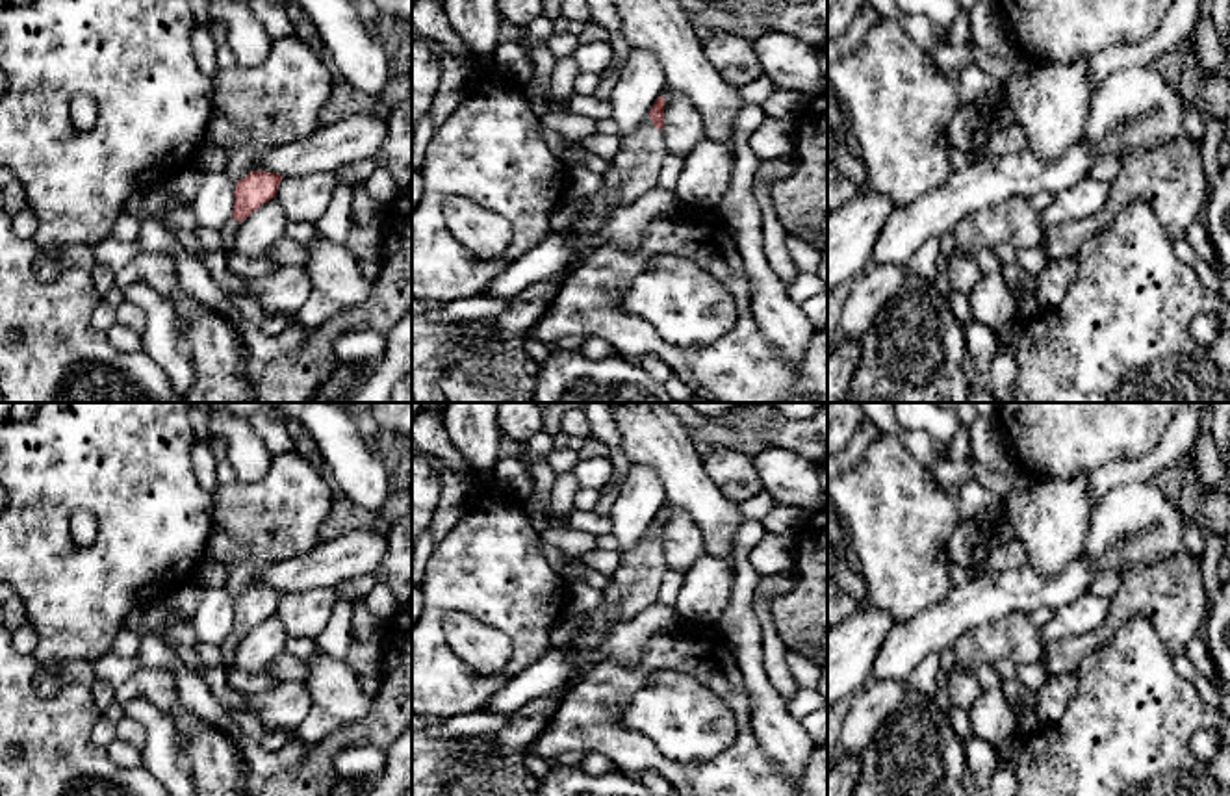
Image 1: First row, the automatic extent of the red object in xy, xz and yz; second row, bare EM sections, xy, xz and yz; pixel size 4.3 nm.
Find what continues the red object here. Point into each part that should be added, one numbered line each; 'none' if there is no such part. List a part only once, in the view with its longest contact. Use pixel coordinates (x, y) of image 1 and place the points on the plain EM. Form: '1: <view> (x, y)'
1: xz (633, 587)

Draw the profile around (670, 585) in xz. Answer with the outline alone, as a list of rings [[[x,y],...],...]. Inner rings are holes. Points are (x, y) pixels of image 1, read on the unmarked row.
[[[668,570],[659,586],[657,601],[668,607],[675,607],[685,575]]]

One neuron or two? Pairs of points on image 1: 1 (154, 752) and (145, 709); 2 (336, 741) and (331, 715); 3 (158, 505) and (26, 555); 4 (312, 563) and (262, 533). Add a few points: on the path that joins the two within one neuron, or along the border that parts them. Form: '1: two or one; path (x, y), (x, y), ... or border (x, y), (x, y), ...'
1: one; path (154, 741), (153, 720)
2: two; border (371, 706), (358, 720), (307, 746)
3: one; path (127, 539), (104, 561), (60, 561)
4: two; border (321, 542), (258, 570)

